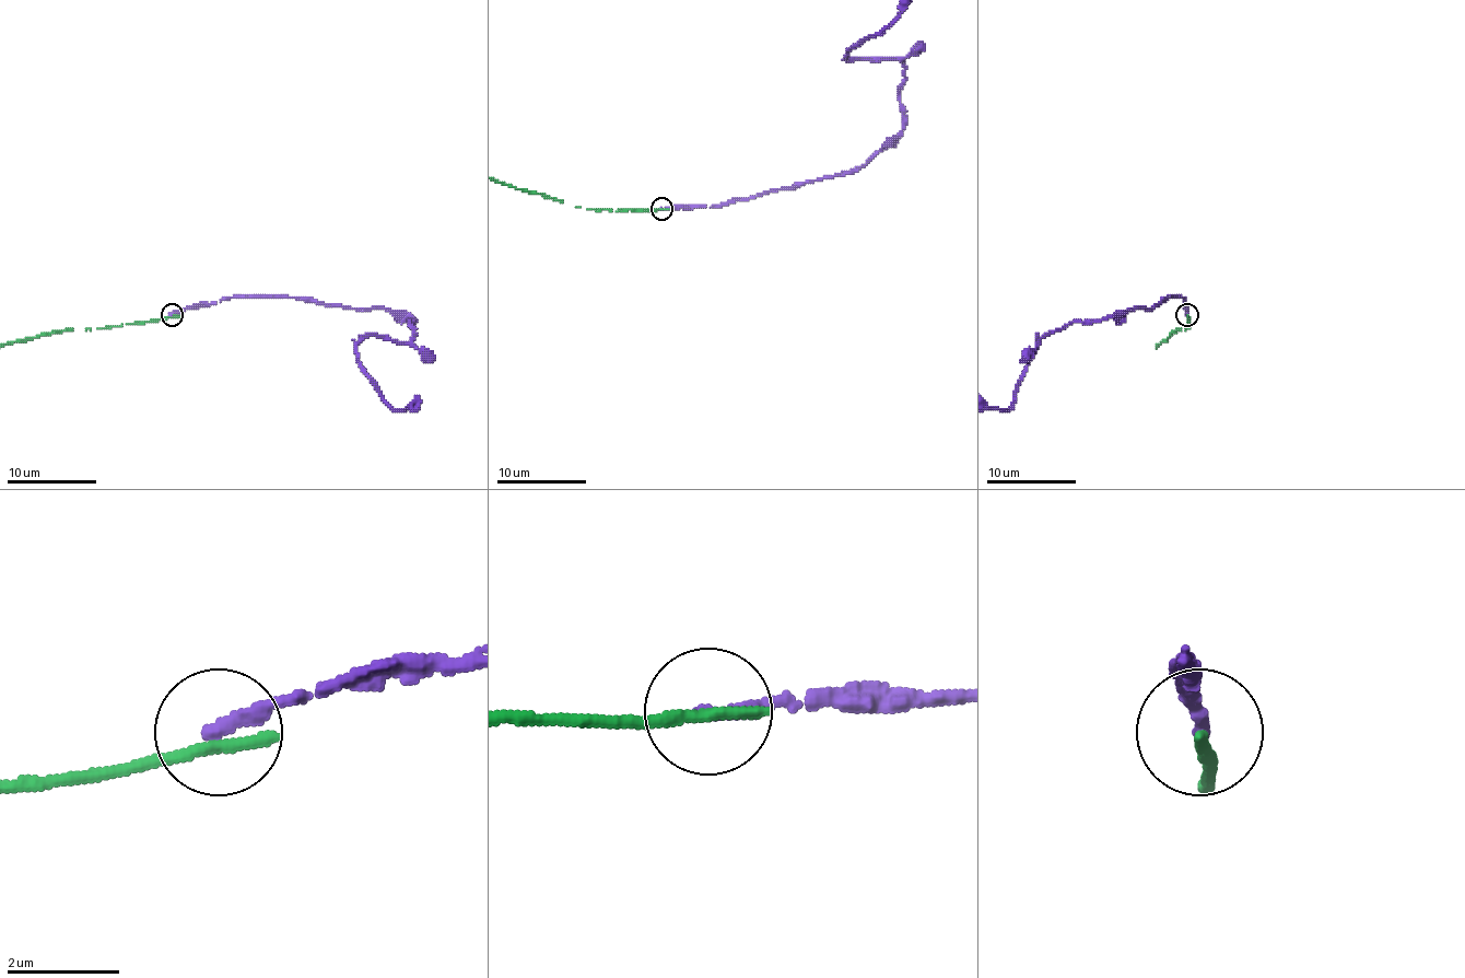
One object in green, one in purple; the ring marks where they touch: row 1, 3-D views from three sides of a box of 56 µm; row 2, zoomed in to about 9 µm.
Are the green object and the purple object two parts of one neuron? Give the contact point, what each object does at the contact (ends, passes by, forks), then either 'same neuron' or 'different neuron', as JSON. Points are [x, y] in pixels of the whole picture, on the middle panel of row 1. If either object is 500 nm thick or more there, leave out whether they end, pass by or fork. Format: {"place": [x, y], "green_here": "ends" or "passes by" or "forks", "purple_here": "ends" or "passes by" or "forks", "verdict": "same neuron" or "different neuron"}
{"place": [661, 209], "green_here": "ends", "purple_here": "ends", "verdict": "different neuron"}

